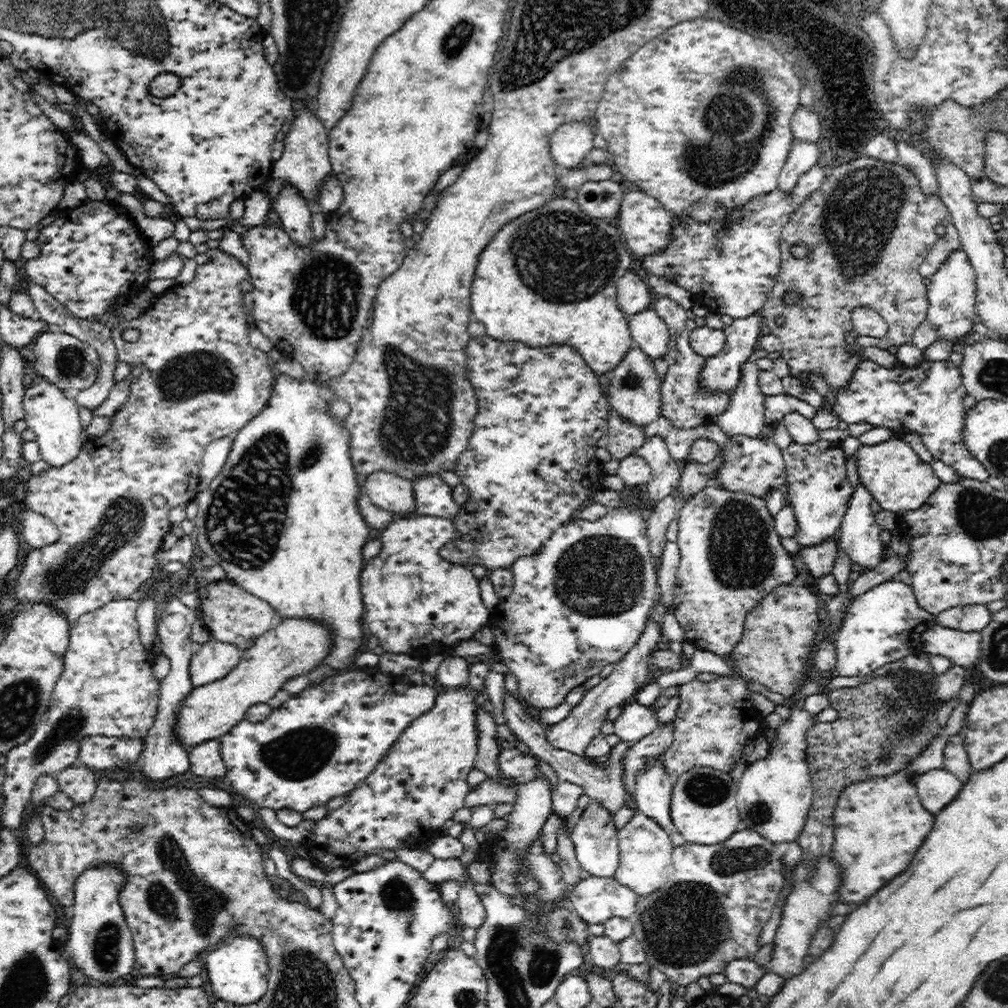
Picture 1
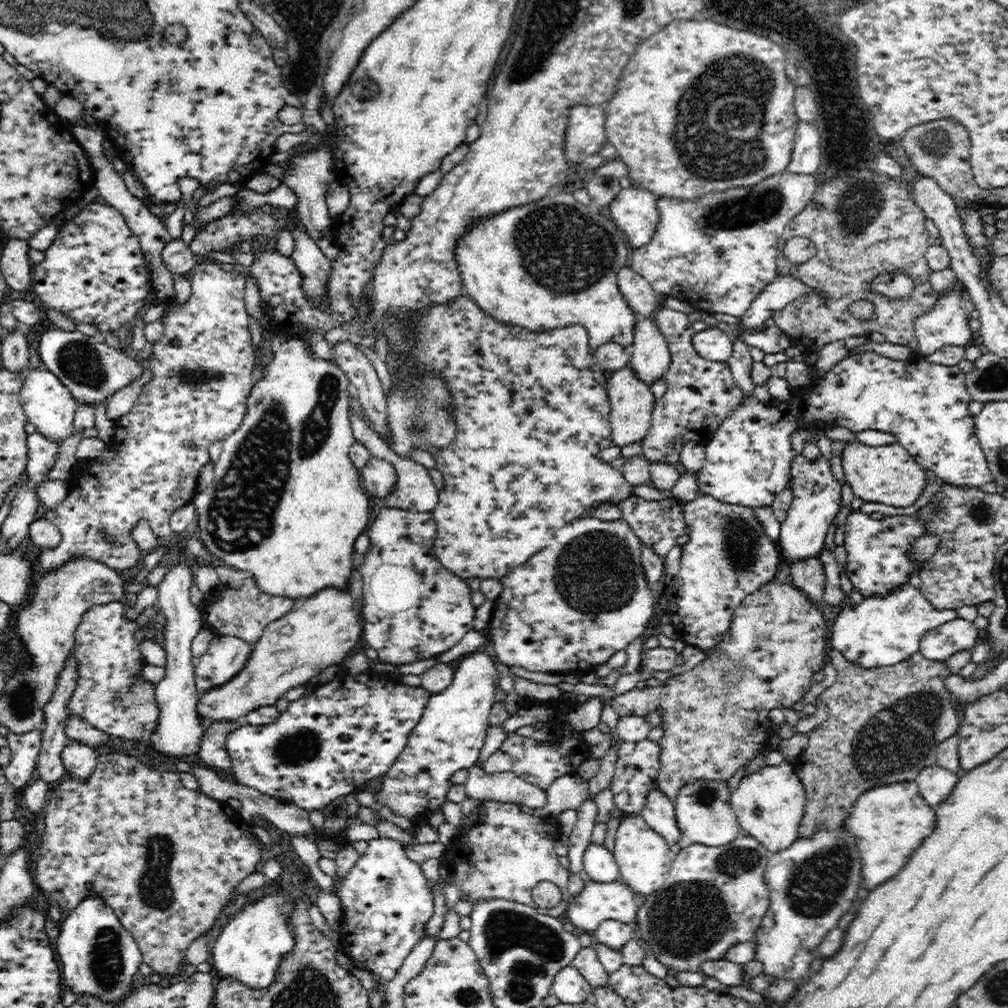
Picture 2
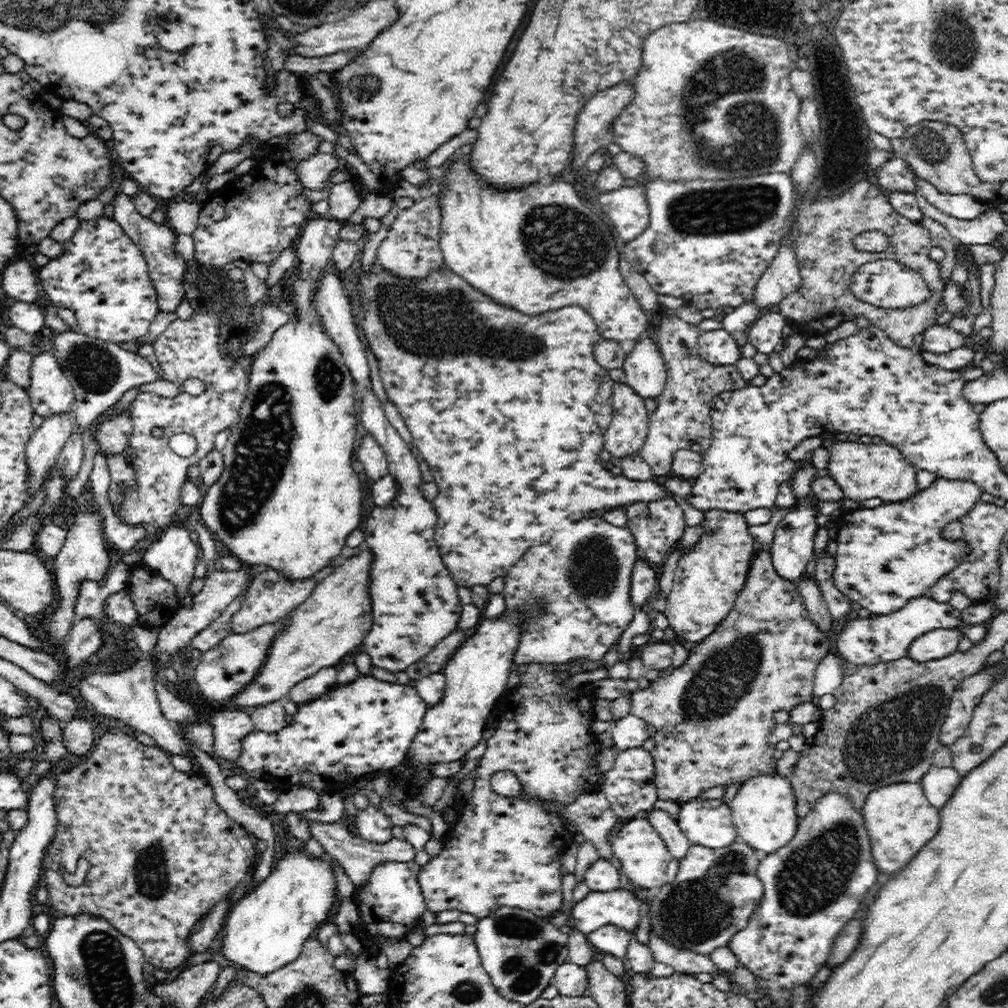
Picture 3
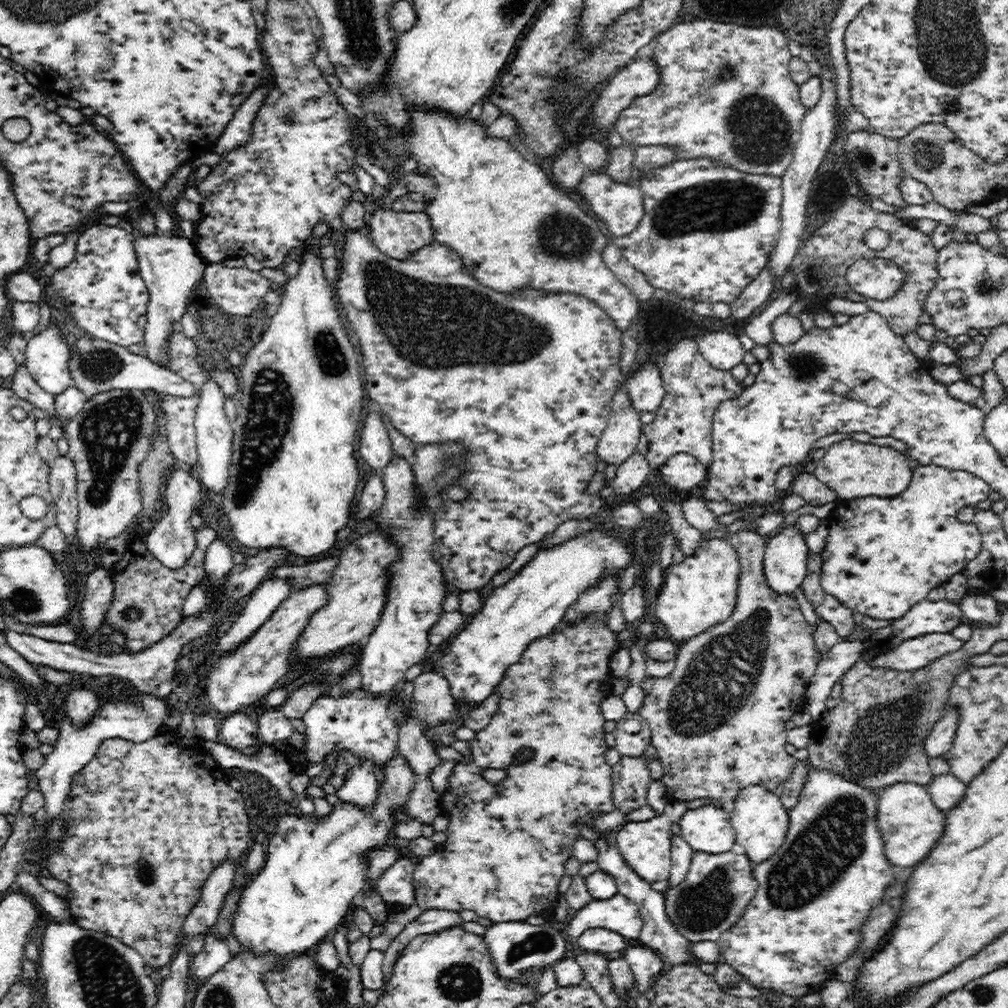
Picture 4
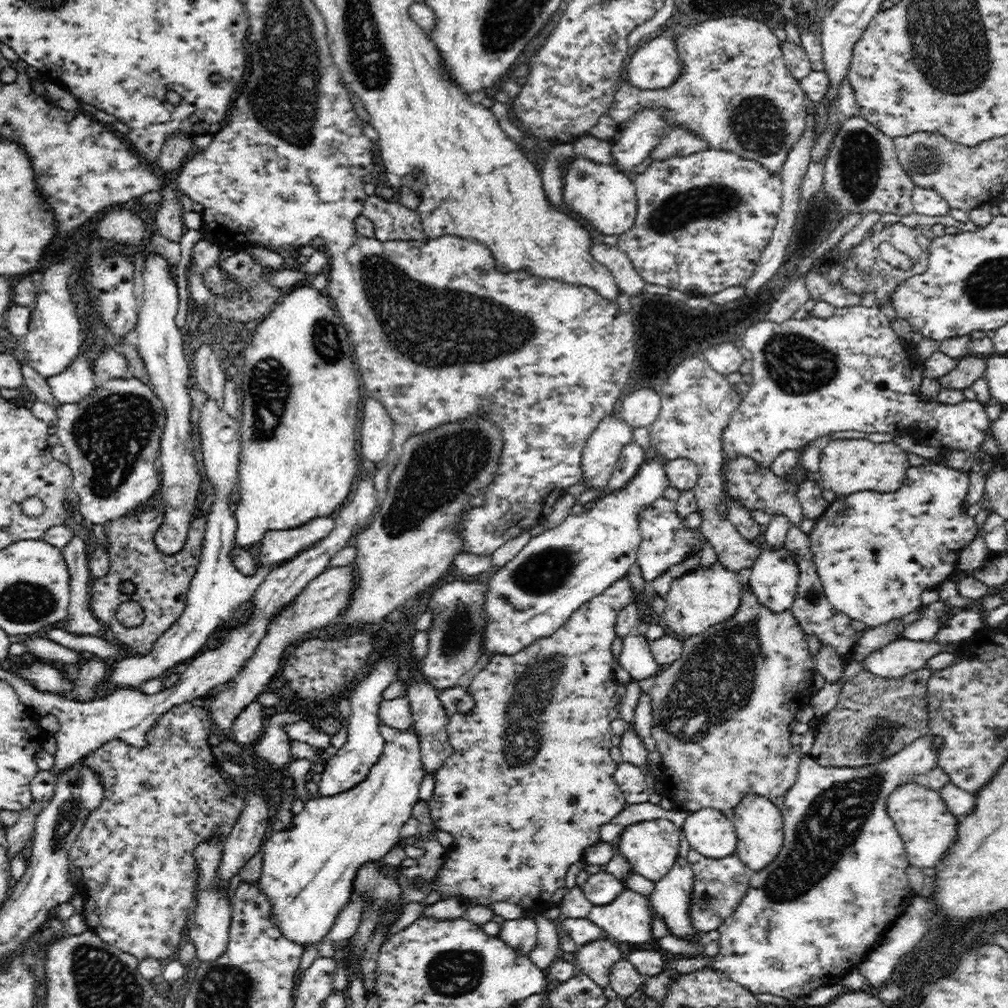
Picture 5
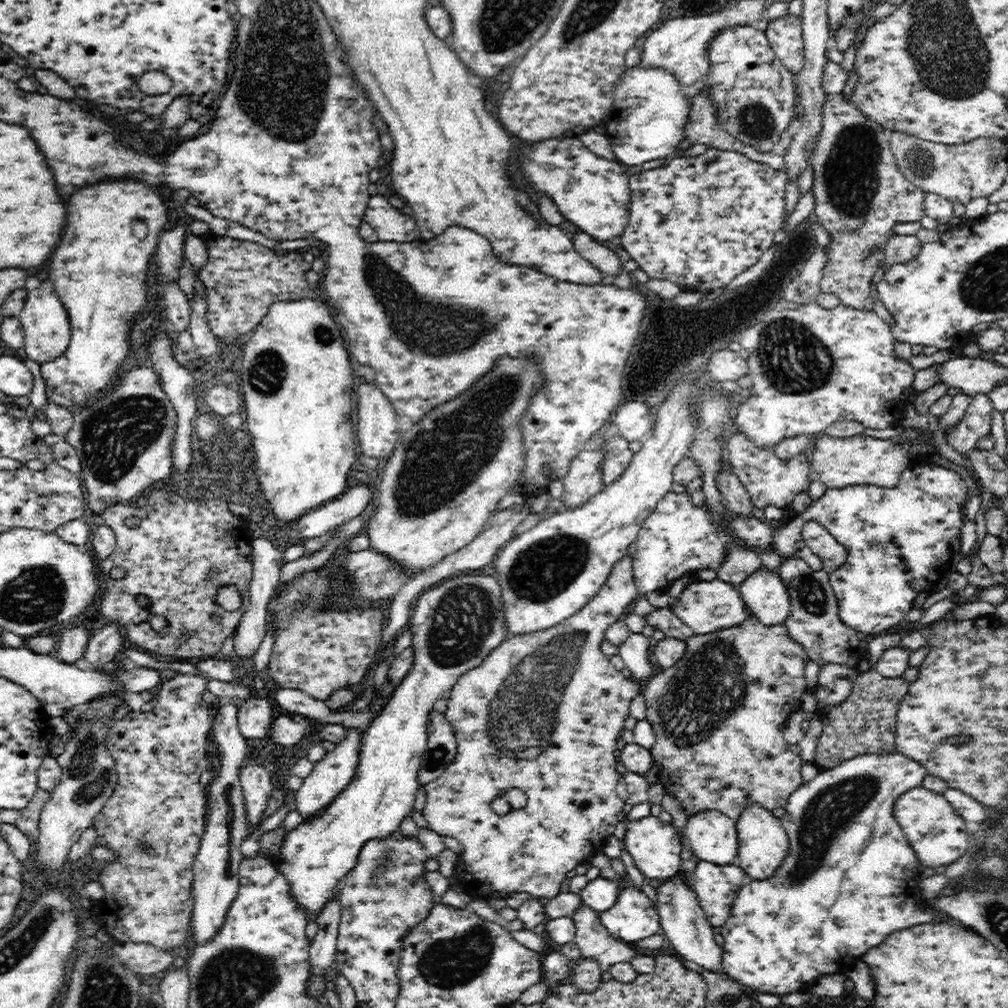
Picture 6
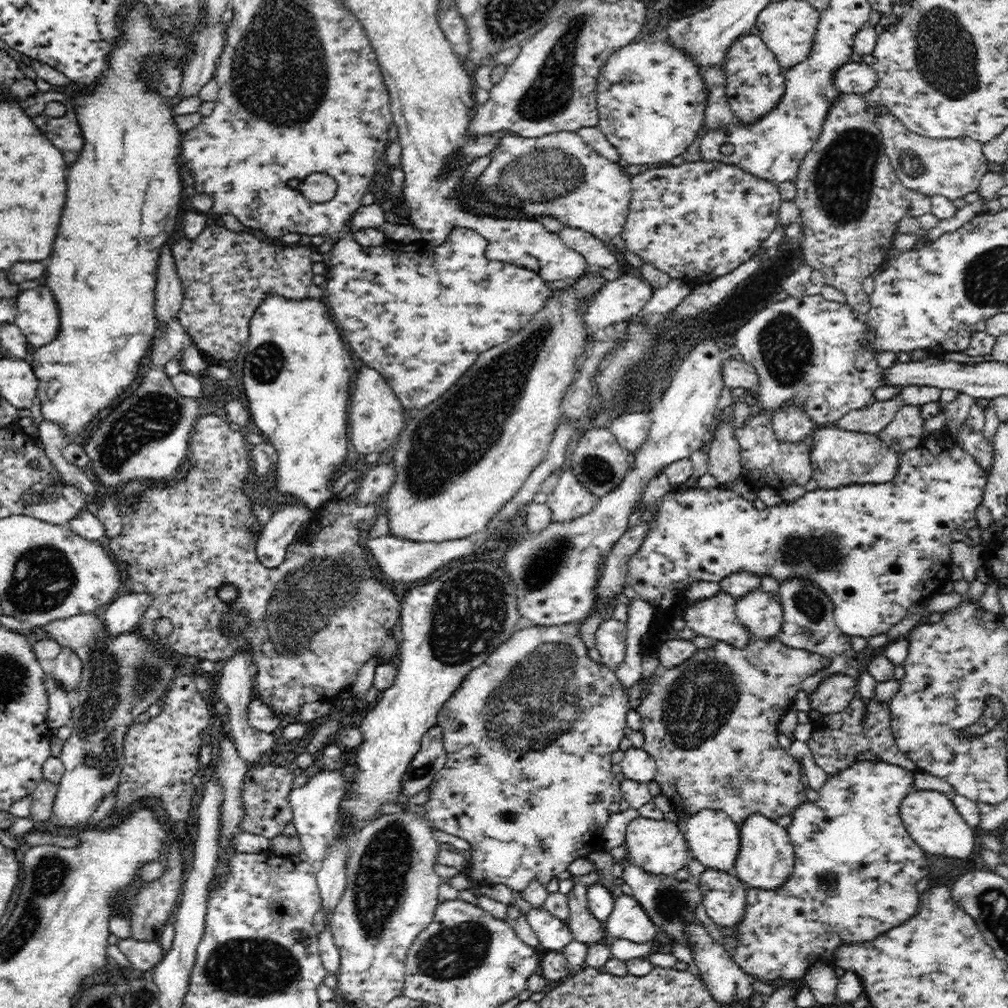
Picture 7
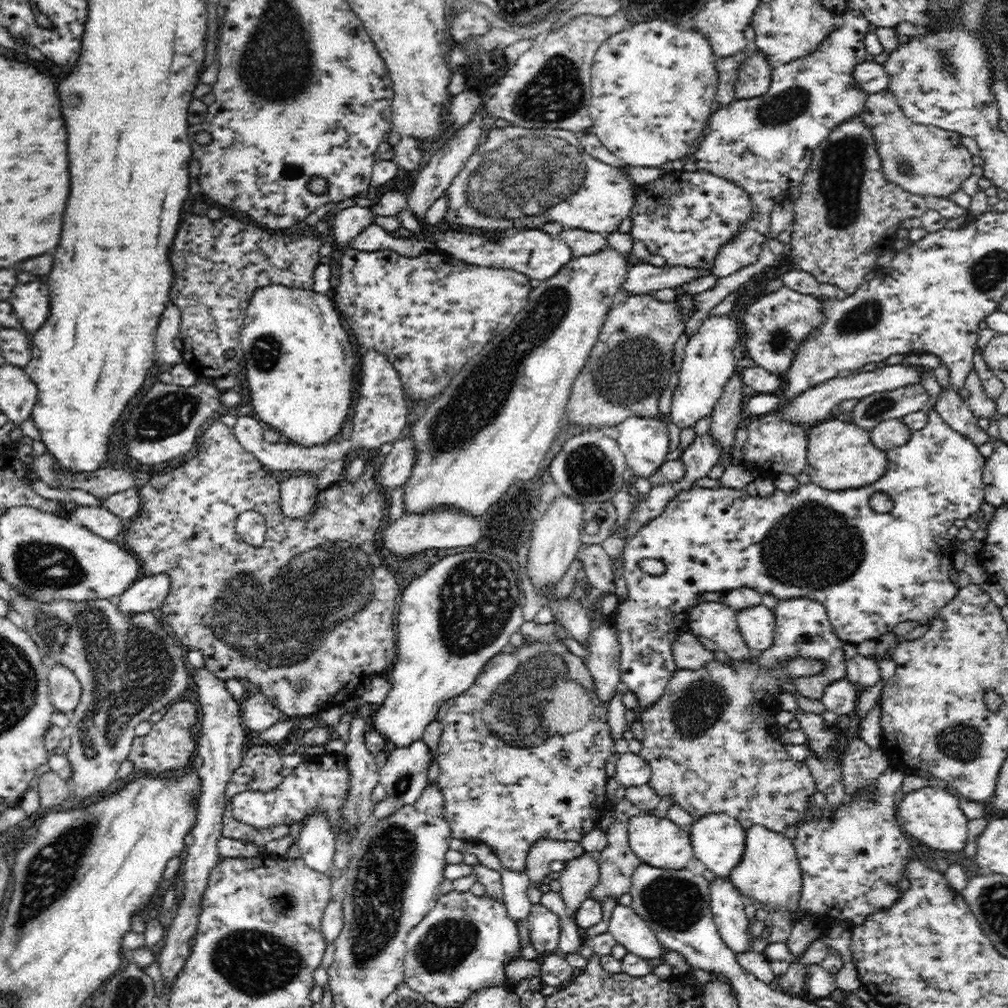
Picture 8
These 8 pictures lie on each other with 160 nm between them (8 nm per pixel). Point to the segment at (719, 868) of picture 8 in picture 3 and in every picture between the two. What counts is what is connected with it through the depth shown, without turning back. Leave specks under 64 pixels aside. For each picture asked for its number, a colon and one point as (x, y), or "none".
3: (708, 823)
4: (708, 828)
5: (709, 831)
6: (713, 837)
7: (713, 838)

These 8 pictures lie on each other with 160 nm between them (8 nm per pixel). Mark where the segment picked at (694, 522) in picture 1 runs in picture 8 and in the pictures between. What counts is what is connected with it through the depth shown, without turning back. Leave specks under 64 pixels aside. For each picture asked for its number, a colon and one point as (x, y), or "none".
2: (728, 556)
3: (709, 578)
4: (701, 591)
5: (709, 595)
6: (705, 606)
7: (715, 618)
8: (717, 621)

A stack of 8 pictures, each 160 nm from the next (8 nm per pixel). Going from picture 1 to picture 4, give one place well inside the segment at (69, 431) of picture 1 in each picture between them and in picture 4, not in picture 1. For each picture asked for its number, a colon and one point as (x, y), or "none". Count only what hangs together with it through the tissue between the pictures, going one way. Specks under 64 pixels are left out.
2: (48, 404)
3: (50, 392)
4: (48, 353)

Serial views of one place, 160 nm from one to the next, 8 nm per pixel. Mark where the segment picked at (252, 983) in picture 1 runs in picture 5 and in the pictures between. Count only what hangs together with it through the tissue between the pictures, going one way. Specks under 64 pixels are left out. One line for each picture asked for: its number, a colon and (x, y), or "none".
2: (251, 946)
3: (266, 929)
4: (314, 869)
5: (309, 867)

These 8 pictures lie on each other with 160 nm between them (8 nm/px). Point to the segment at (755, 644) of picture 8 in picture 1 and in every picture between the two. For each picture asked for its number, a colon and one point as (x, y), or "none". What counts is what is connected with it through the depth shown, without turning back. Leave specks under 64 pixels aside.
1: (818, 489)
2: (817, 497)
3: (792, 548)
4: (786, 558)
5: (773, 578)
6: (765, 596)
7: (761, 614)

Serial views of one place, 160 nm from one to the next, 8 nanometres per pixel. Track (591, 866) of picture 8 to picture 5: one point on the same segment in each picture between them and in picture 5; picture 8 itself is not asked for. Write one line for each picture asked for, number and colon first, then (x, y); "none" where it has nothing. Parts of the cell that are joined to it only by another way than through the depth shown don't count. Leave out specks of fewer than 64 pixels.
5: (595, 960)
6: (593, 940)
7: (587, 930)

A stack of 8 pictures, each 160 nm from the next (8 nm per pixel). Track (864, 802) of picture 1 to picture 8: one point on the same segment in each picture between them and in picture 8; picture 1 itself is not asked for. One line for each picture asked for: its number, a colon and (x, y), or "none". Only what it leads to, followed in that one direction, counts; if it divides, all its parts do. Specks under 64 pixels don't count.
2: (889, 822)
3: (899, 819)
4: (910, 822)
5: (928, 828)
6: (936, 832)
7: (932, 820)
8: (931, 816)

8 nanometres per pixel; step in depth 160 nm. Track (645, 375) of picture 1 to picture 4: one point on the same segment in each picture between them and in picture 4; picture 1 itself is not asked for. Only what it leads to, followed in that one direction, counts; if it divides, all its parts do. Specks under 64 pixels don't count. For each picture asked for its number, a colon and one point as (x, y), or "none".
2: (632, 402)
3: (626, 433)
4: (619, 439)

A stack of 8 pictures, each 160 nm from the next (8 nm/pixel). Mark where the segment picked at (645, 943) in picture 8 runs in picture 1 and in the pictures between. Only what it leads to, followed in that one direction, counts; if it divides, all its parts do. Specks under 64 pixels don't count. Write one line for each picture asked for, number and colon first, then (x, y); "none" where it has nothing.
1: (596, 899)
2: (598, 901)
3: (619, 907)
4: (619, 914)
5: (628, 919)
6: (632, 918)
7: (628, 920)

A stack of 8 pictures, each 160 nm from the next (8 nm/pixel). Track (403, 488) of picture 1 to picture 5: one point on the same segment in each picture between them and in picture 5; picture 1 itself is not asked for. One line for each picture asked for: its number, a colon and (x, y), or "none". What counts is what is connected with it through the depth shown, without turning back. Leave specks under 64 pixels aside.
2: (378, 478)
3: (373, 460)
4: (375, 449)
5: (376, 435)

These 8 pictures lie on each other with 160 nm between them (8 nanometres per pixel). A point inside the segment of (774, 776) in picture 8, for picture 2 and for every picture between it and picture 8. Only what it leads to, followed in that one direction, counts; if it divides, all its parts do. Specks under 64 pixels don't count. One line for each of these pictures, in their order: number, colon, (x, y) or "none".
2: (715, 718)
3: (713, 715)
4: (717, 721)
5: (721, 713)
6: (718, 714)
7: (711, 724)

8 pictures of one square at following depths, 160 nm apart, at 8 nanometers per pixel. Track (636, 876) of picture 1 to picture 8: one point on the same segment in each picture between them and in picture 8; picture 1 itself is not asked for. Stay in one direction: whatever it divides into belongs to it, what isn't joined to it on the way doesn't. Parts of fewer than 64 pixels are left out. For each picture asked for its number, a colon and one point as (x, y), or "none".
2: (641, 853)
3: (644, 856)
4: (645, 845)
5: (651, 847)
6: (654, 846)
7: (658, 846)
8: (659, 842)

